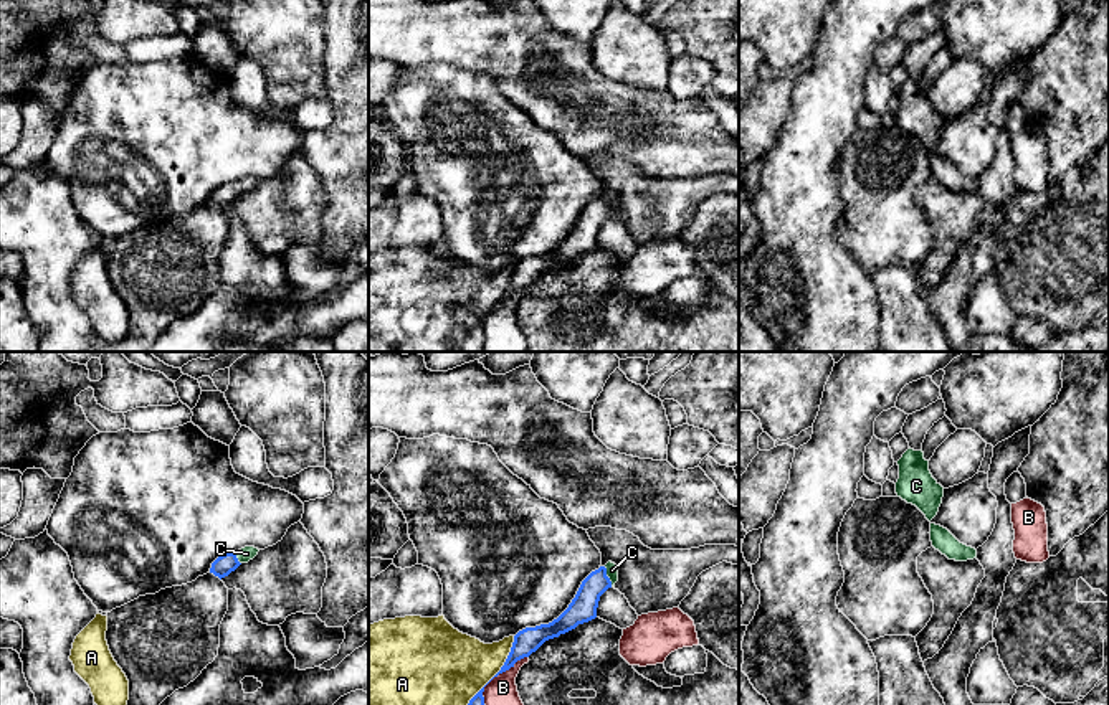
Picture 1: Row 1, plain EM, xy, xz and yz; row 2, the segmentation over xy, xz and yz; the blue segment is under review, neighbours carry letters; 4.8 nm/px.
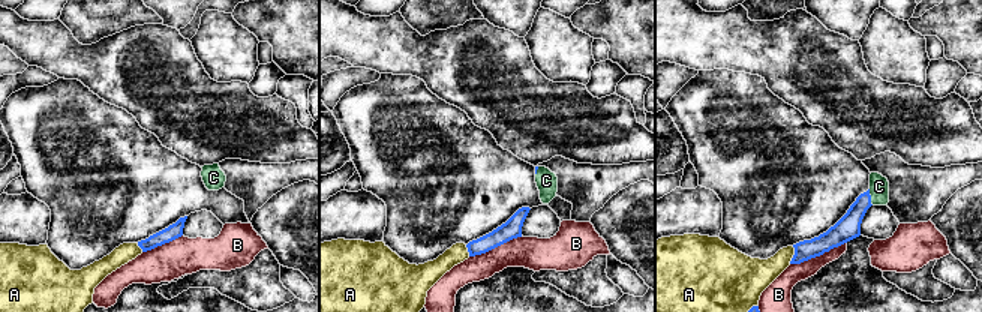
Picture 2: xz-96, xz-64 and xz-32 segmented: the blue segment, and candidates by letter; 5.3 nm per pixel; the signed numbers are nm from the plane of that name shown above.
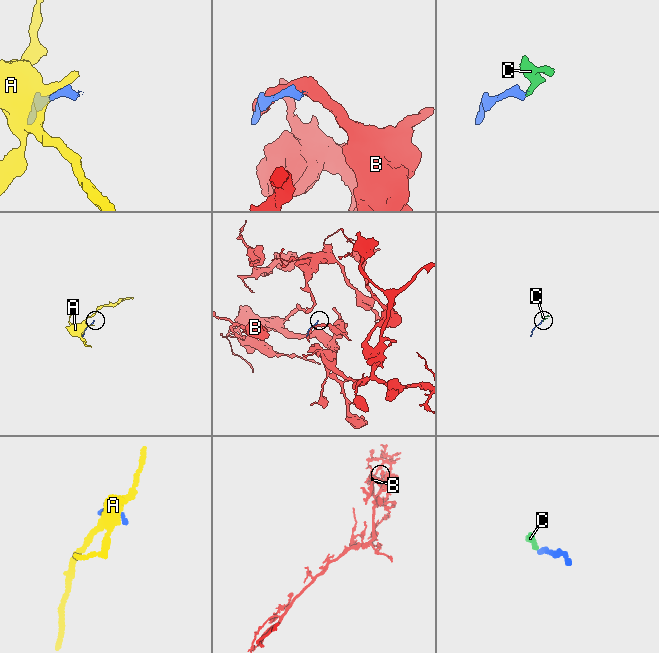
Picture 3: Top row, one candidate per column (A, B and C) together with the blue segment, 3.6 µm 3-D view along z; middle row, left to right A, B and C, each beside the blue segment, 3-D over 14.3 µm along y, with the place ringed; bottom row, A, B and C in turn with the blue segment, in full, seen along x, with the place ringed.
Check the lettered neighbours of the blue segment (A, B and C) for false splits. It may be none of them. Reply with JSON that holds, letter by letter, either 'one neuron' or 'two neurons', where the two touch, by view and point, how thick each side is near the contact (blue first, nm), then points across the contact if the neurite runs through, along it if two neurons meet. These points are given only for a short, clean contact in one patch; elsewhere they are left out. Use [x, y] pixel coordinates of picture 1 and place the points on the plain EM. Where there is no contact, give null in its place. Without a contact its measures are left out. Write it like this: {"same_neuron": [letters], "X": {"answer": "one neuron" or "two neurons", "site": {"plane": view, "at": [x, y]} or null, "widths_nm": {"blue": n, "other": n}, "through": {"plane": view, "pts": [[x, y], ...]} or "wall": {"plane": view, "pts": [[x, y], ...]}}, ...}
{"same_neuron": ["C"], "A": {"answer": "two neurons", "site": {"plane": "xz", "at": [491, 309]}, "widths_nm": {"blue": 120, "other": 400}}, "B": {"answer": "two neurons", "site": {"plane": "xz", "at": [490, 311]}, "widths_nm": {"blue": 110, "other": 220}}, "C": {"answer": "one neuron", "site": {"plane": "xz", "at": [607, 207]}, "widths_nm": {"blue": 130, "other": 60}, "through": {"plane": "xz", "pts": [[584, 236], [587, 227], [607, 207], [612, 200]]}}}

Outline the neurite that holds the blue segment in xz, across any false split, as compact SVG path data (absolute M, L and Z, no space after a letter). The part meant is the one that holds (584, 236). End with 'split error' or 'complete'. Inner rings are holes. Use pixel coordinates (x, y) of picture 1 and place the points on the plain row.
M608 192L605 196L592 201L580 215L575 228L569 238L552 253L535 258L526 258L514 266L511 282L494 305L509 300L514 294L535 282L545 271L559 267L578 254L588 253L597 248L600 226L618 211L618 196Z | split error

